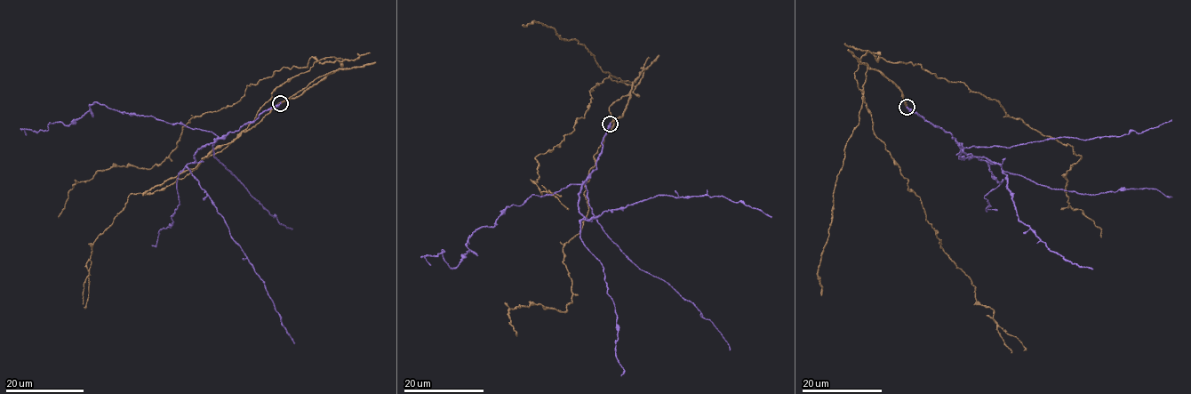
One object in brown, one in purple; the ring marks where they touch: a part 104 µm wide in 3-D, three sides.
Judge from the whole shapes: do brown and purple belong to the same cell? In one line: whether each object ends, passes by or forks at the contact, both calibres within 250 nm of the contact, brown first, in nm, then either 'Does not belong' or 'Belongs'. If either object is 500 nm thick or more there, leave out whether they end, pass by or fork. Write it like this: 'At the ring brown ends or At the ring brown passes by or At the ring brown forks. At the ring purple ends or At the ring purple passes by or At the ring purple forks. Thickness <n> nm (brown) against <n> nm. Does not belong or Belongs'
At the ring brown ends. At the ring purple ends. Thickness 280 nm (brown) against 320 nm. Belongs

